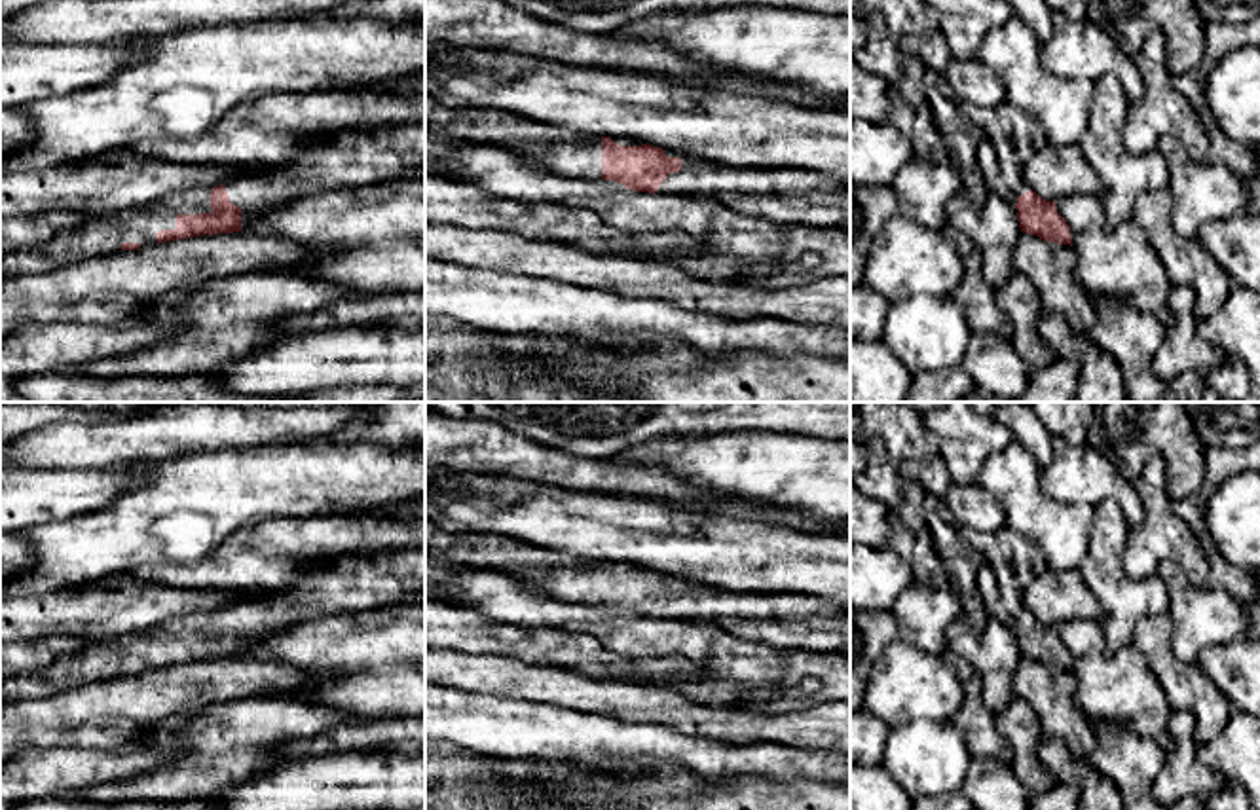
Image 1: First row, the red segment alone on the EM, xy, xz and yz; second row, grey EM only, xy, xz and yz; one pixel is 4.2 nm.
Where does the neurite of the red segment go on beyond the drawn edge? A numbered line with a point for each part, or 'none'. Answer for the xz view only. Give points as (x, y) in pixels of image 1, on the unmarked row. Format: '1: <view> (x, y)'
1: xz (574, 579)

